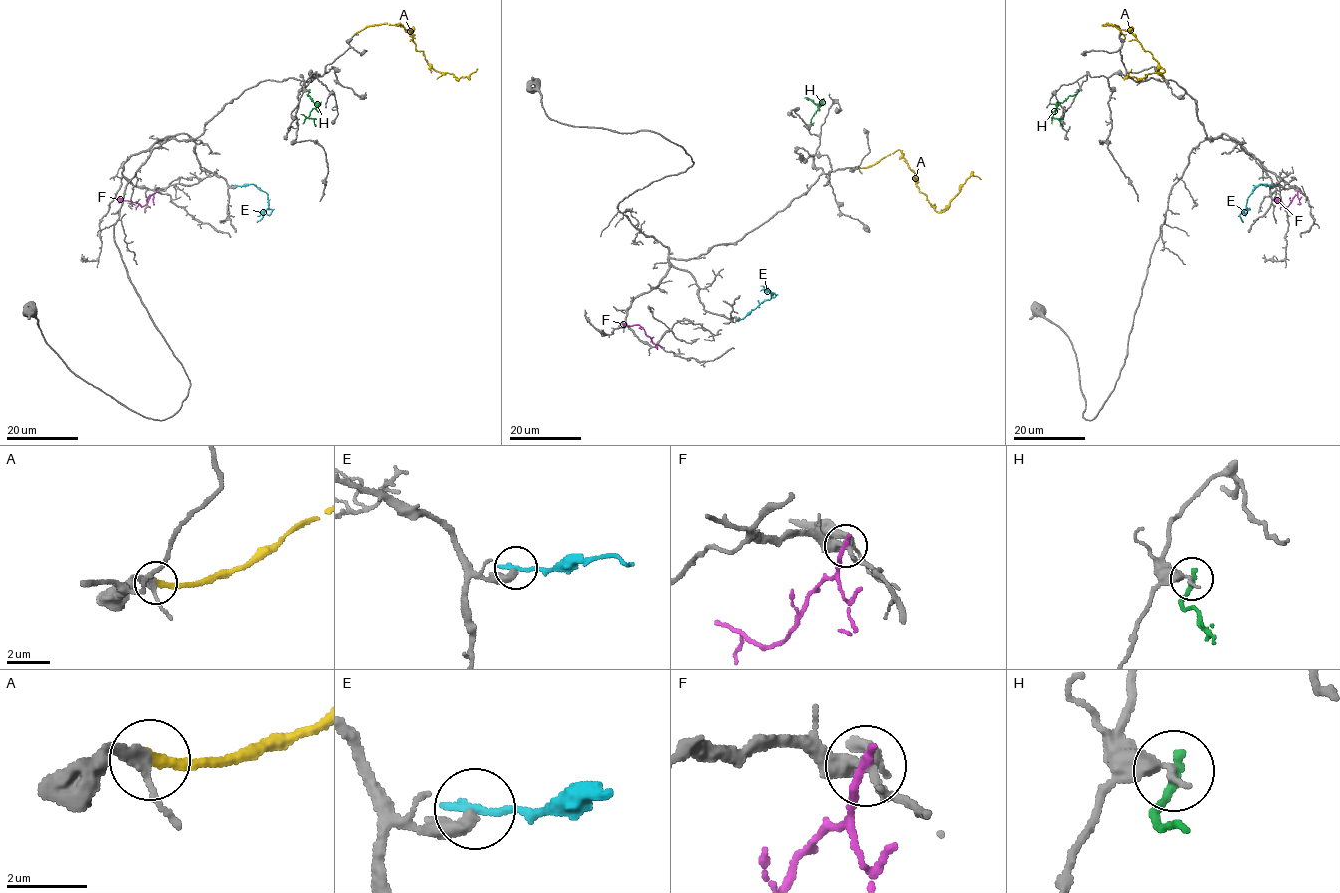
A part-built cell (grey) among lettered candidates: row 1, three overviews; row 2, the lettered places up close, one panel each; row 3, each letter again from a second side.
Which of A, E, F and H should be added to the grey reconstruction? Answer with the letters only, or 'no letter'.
A

